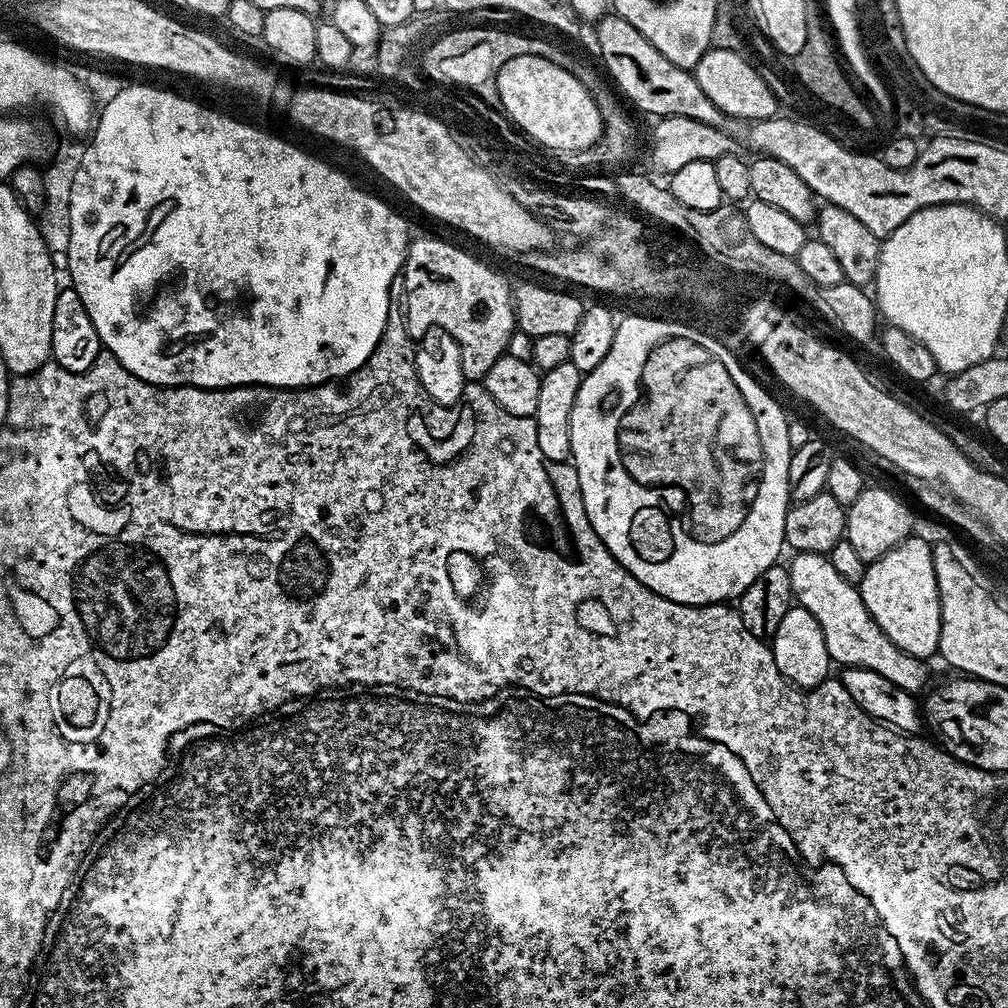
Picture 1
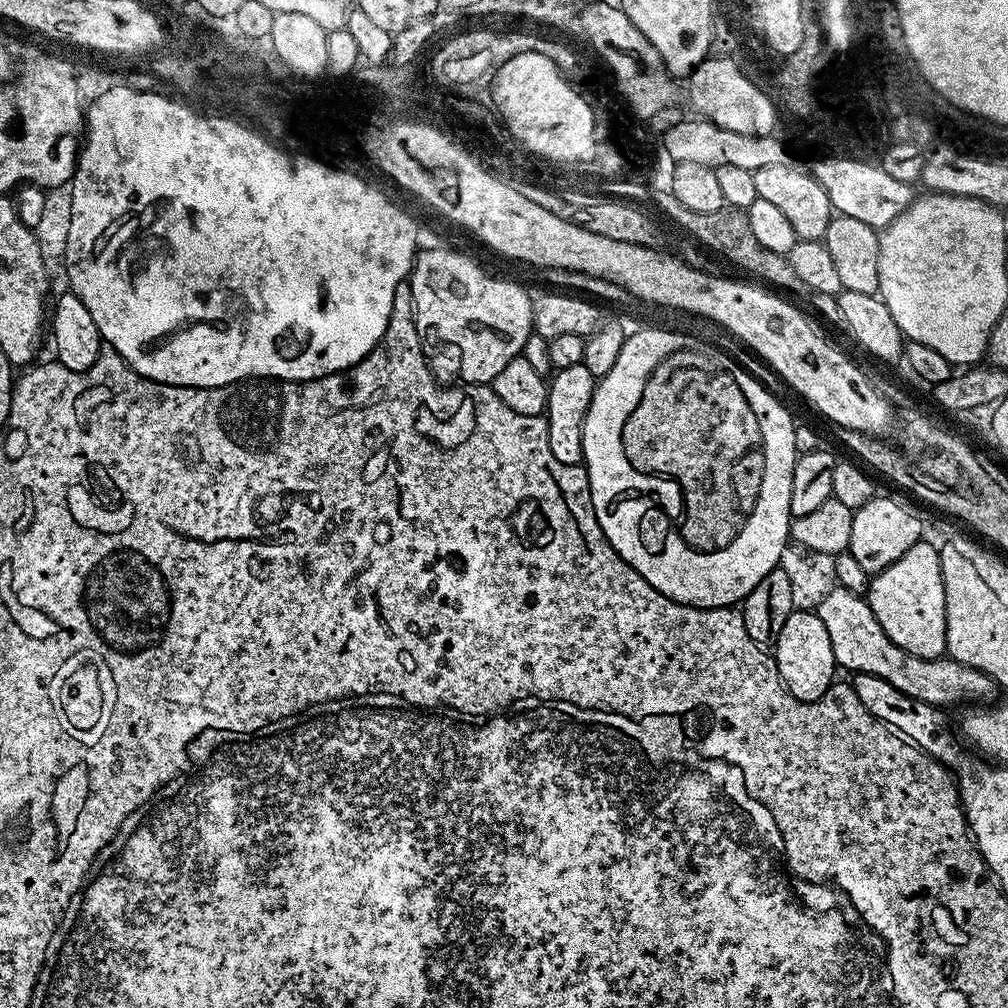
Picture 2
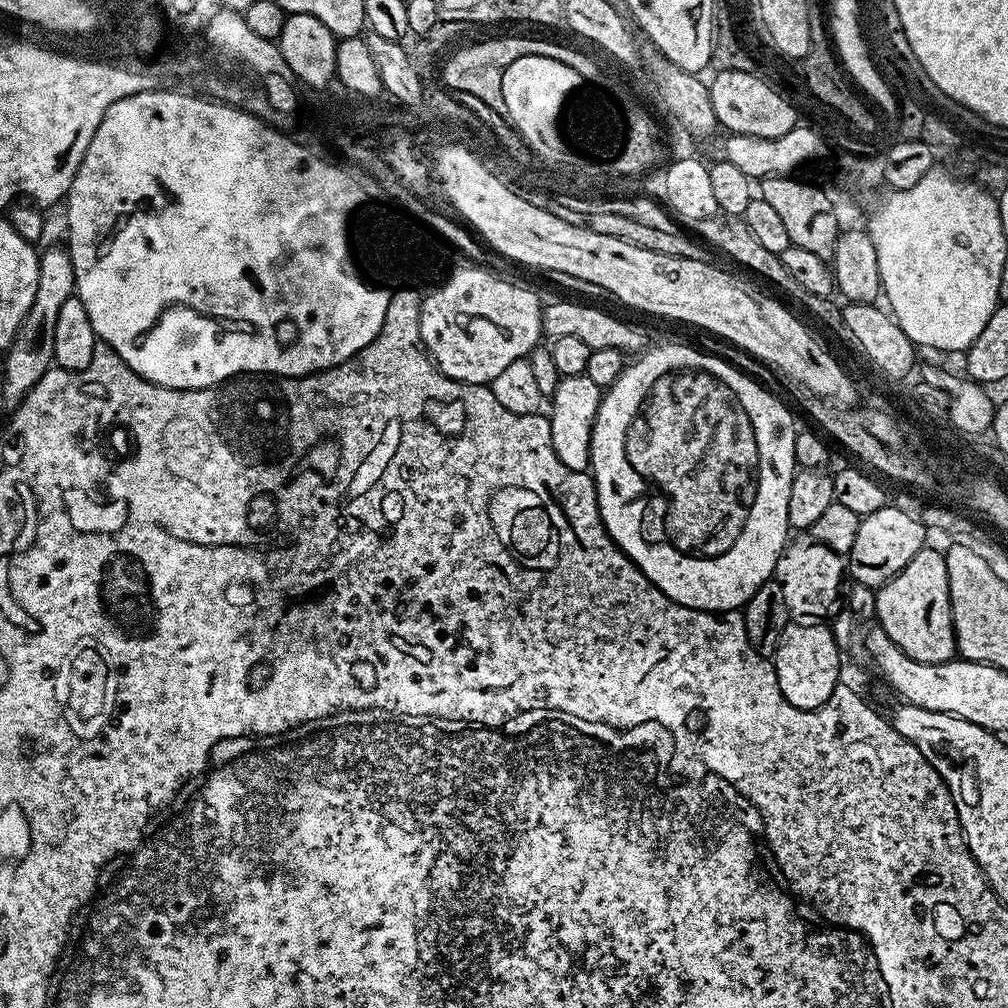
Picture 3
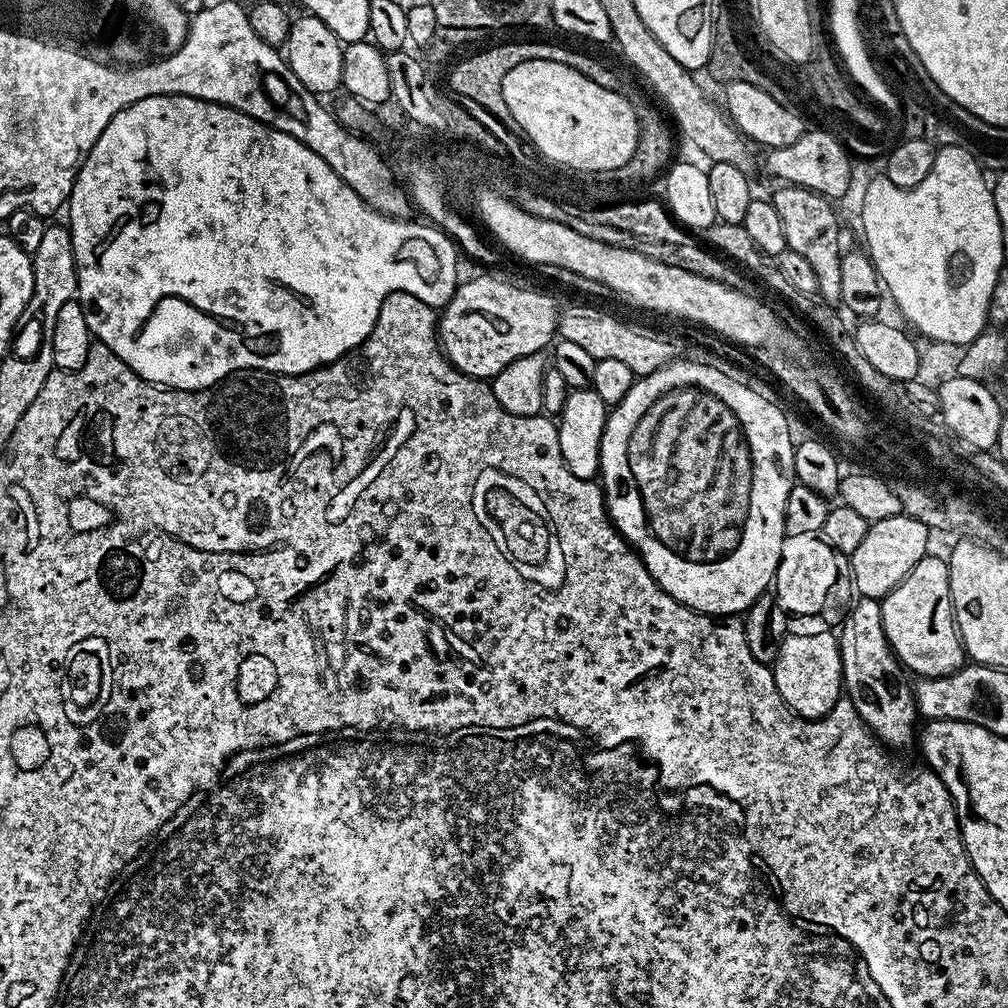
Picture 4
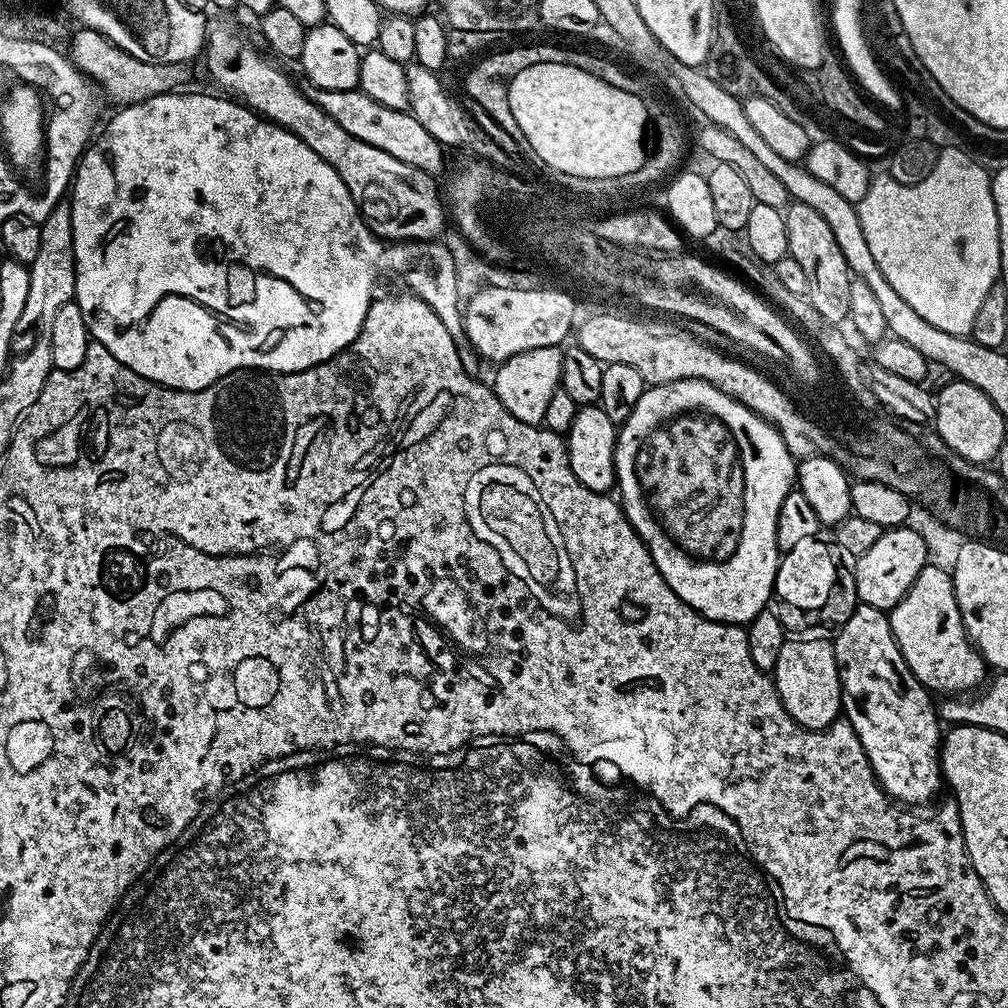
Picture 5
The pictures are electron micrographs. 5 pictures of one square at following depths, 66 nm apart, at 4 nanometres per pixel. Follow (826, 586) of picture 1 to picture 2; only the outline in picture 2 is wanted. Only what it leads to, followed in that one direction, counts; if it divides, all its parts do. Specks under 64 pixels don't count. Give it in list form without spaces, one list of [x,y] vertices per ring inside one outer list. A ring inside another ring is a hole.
[[[833,587],[820,601],[818,615],[822,626],[826,628],[826,634],[829,635],[837,665],[841,669],[849,668],[849,673],[874,674],[890,682],[890,686],[902,690],[902,694],[937,706],[960,704],[963,700],[988,700],[992,691],[997,691],[996,681],[990,679],[985,672],[959,664],[951,658],[927,660],[902,650],[902,646],[894,643],[882,630],[867,599],[863,595],[848,591],[847,588]]]

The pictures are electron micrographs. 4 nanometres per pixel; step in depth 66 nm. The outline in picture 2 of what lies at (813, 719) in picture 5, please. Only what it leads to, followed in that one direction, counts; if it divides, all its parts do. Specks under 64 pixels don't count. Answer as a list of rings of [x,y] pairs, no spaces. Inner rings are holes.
[[[794,610],[786,622],[782,622],[782,630],[774,645],[774,659],[784,687],[799,700],[819,700],[832,687],[832,675],[838,672],[829,635],[820,616],[812,610]]]

